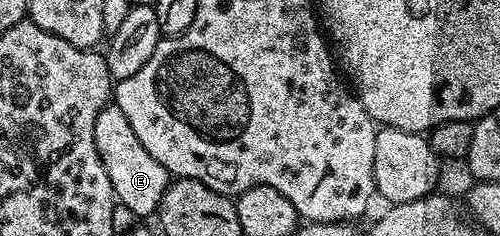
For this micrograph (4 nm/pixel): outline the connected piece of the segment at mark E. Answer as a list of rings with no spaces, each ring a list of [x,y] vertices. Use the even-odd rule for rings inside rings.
[[[107,105],[96,117],[96,153],[100,153],[104,173],[108,173],[108,181],[112,181],[114,198],[122,203],[134,215],[153,216],[162,203],[166,188],[172,182],[170,172],[140,145],[140,137],[132,133],[132,125],[128,125],[128,117],[120,113],[120,109],[113,105]]]

